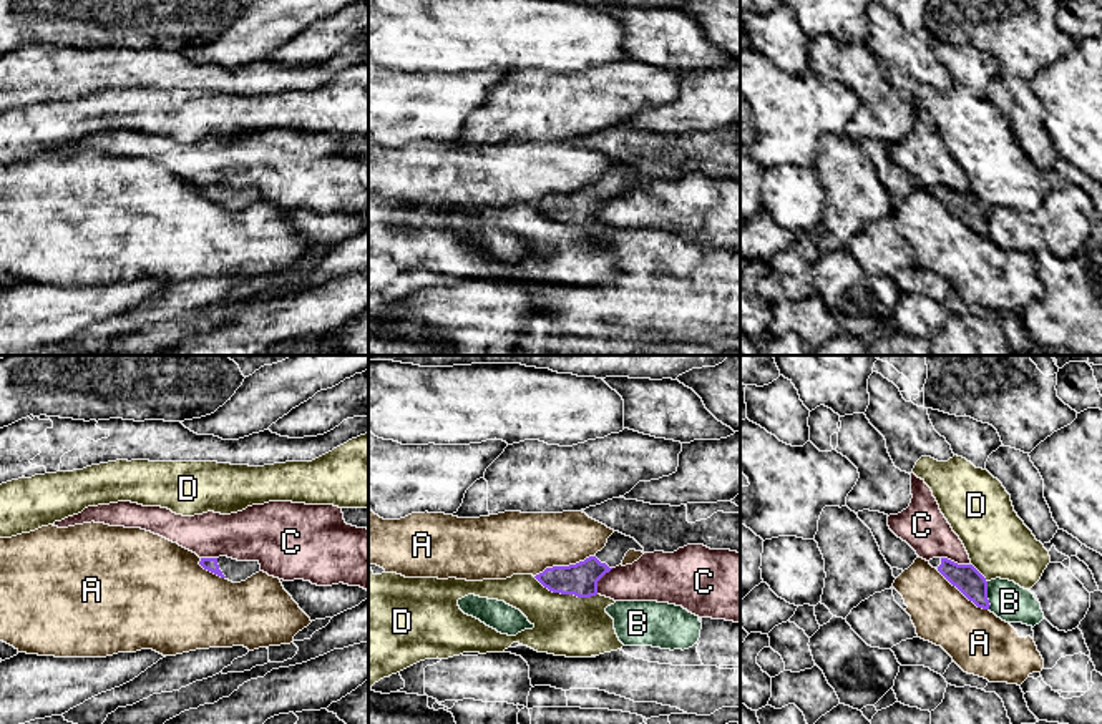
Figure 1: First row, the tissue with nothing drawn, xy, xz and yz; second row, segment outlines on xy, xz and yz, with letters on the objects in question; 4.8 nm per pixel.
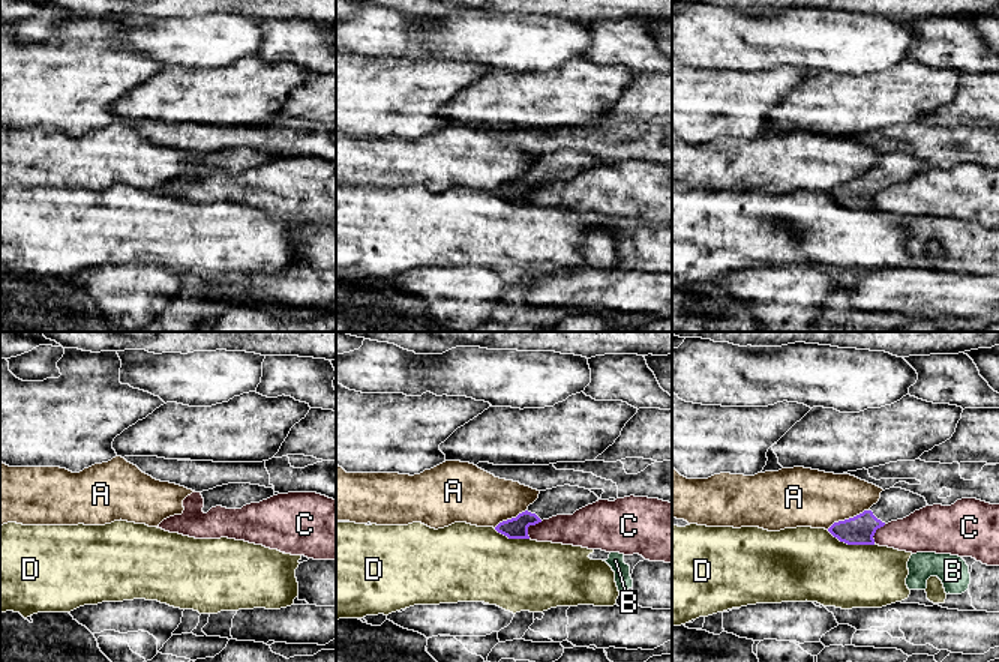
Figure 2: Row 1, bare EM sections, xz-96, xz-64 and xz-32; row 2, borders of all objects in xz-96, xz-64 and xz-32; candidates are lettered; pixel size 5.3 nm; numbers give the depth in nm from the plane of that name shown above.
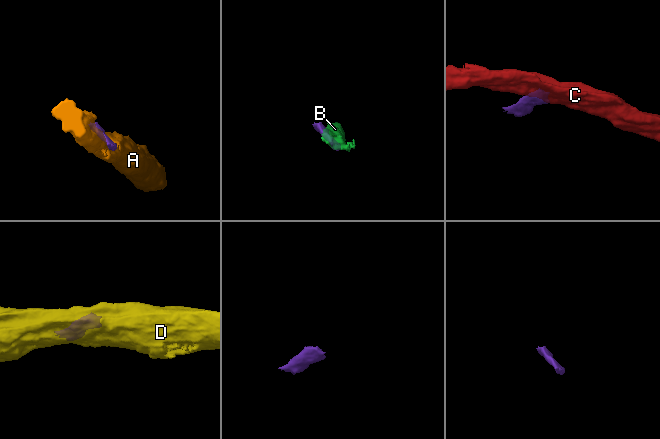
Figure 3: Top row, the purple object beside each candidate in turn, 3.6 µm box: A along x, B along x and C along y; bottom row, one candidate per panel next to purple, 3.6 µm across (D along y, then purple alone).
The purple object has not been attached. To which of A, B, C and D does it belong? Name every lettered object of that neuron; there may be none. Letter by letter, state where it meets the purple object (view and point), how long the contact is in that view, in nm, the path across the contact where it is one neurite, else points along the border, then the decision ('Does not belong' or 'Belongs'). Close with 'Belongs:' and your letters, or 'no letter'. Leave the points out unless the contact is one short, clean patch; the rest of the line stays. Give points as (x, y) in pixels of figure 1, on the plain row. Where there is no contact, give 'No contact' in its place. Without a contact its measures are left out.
A: Touches purple at xz (563, 195). Shared border 300 nm. Does not belong
B: Touches purple at yz (986, 223). Shared border 140 nm. Does not belong
C: Touches purple at yz (956, 191). Shared border 150 nm. Boundary: yz (941, 185), (970, 193). Does not belong
D: Touches purple at xz (565, 221). Shared border 320 nm. Boundary: xz (533, 205), (553, 220), (578, 225), (596, 223). Does not belong
Belongs: no letter

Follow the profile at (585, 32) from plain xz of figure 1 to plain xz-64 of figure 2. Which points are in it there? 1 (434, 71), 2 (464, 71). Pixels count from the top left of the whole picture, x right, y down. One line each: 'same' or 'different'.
1: different
2: different

